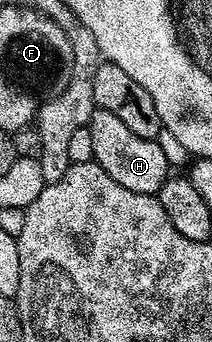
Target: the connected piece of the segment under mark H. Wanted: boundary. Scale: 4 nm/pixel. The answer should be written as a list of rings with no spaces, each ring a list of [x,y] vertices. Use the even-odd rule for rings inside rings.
[[[97,107],[88,122],[90,137],[94,140],[94,161],[118,181],[125,189],[134,189],[134,193],[156,195],[163,183],[170,177],[168,171],[168,155],[155,139],[138,137],[114,113],[106,113],[106,109]]]

